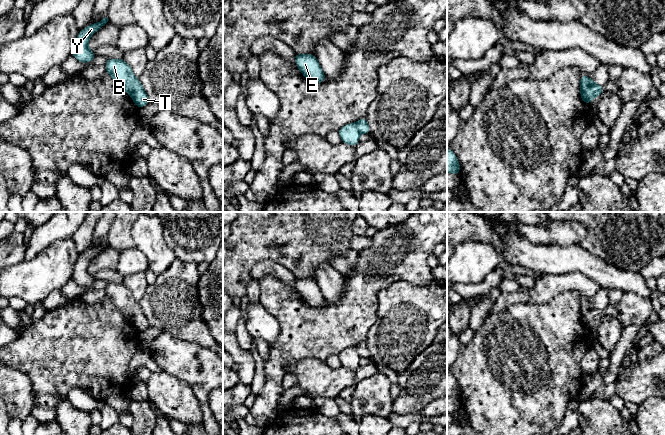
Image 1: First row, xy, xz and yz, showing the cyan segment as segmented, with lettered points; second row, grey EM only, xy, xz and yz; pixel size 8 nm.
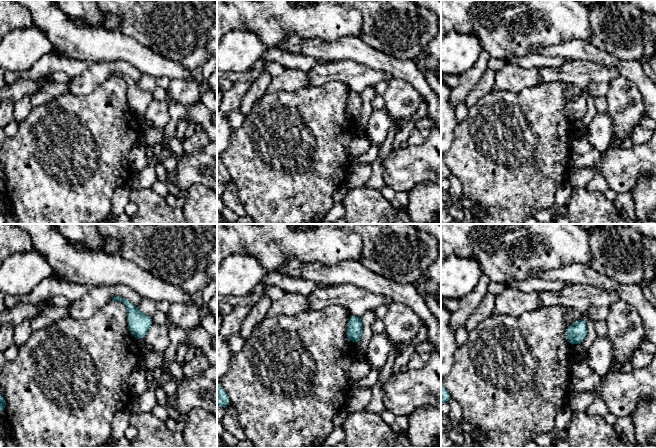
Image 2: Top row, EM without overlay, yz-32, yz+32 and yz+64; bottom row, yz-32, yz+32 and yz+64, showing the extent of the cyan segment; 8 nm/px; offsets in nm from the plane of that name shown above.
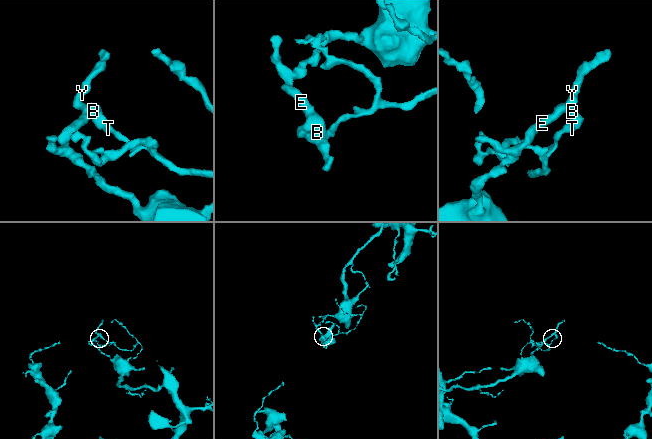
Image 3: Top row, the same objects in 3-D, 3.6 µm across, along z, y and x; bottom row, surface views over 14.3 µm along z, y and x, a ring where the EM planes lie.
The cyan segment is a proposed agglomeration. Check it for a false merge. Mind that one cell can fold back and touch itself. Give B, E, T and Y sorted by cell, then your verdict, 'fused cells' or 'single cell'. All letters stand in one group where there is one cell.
B E T Y | single cell

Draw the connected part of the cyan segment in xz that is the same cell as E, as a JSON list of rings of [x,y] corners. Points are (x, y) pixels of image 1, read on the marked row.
[[[295,53],[295,63],[302,75],[313,84],[322,84],[326,78],[315,55]]]

